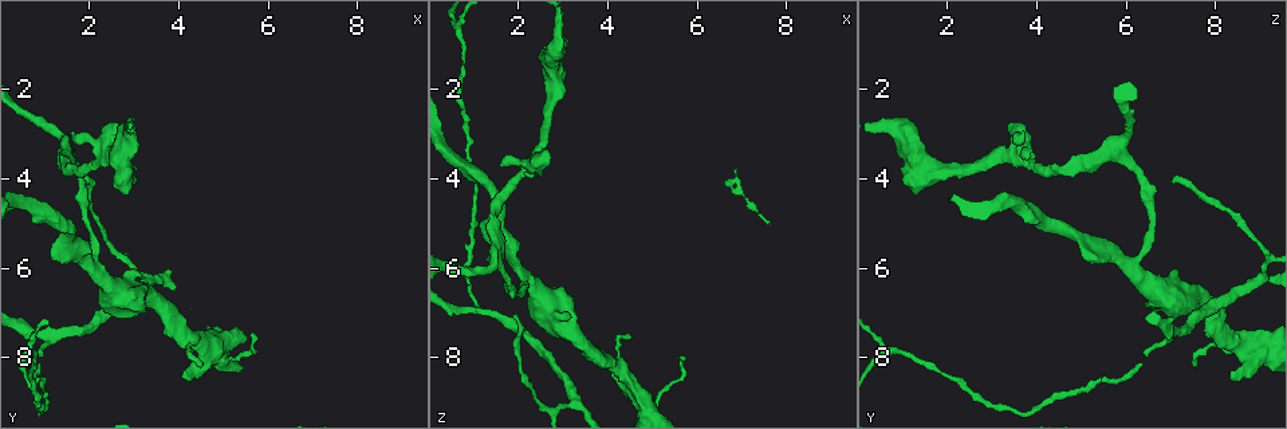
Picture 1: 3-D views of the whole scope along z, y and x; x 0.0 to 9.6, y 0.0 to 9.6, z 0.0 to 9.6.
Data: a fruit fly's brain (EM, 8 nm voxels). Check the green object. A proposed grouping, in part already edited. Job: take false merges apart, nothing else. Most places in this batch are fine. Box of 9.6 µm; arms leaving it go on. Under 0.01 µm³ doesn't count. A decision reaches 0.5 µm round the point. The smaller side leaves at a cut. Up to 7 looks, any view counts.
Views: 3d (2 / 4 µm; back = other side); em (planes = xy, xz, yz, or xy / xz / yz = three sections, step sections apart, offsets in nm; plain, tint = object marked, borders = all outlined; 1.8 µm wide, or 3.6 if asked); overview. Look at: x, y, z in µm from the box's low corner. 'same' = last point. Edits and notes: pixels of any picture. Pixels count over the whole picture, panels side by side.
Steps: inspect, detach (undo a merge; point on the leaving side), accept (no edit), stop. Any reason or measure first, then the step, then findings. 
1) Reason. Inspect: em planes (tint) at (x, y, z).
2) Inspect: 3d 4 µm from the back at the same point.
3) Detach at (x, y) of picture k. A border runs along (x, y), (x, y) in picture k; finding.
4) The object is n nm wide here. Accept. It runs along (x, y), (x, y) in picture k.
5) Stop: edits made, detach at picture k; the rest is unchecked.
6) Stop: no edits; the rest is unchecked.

Inspect: em planes (tint) at (0.60, 7.80, 0.70).

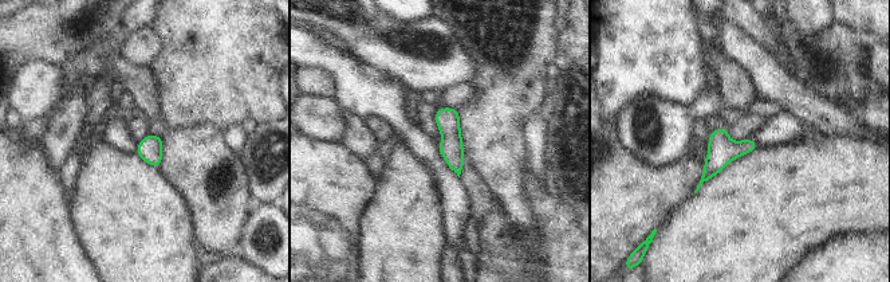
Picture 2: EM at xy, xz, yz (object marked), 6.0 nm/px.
The object is 140 nm wide here. Accept. It runs along (440, 112), (449, 125), (457, 169) in picture 2; all the same cell.

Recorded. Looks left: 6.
Three-way junction. Inspect: em 3.6 µm planes (plain) at (3.30, 6.30, 8.85).

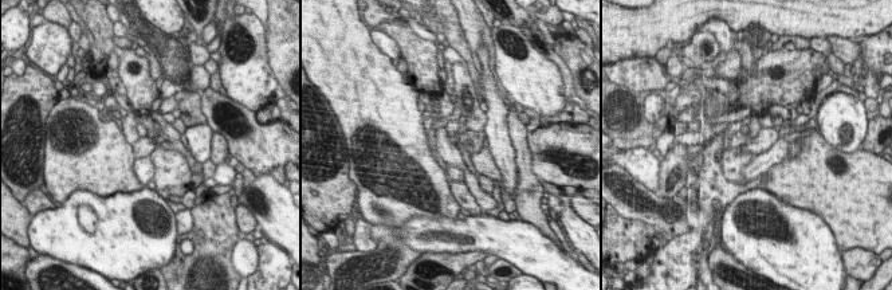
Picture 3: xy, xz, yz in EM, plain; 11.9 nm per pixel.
What lies round it. Inspect: em 3.6 µm planes (borders) at the same point.

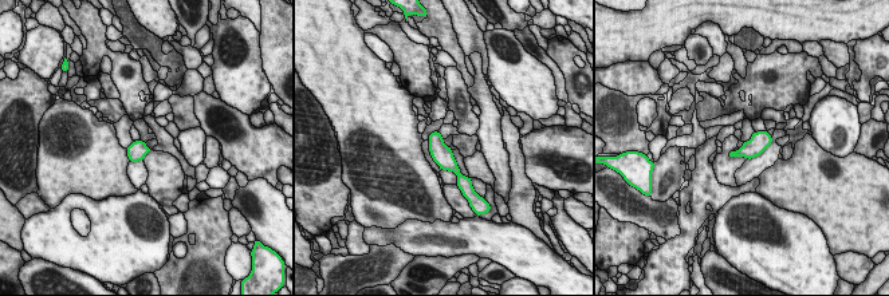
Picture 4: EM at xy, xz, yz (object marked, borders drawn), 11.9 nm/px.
The object is 220 nm wide here. Accept. It runs along (433, 135), (437, 149), (461, 180) in picture 4; all the same cell.

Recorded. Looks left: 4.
Inspect: em 3.6 µm xz step 4 (tint) at (4.85, 7.95, 9.10).

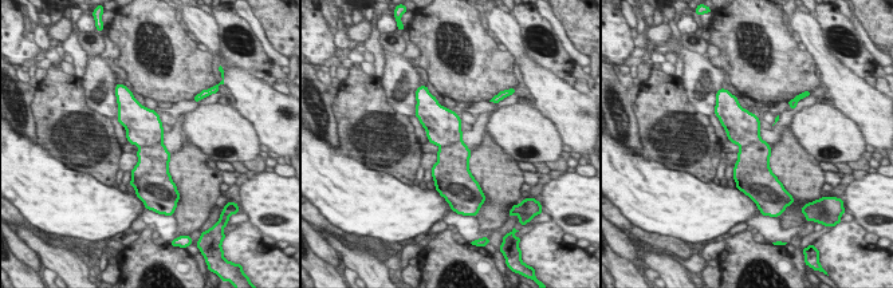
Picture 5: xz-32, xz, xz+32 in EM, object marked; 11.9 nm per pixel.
Inspect: em 3.6 µm planes (borders) at the same point.

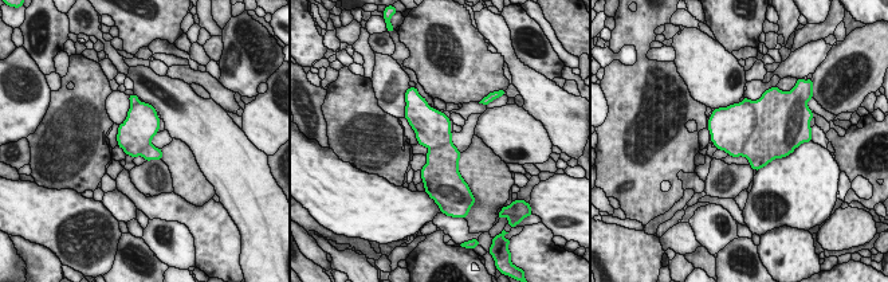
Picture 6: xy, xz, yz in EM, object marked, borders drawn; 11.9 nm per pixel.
Accept. One cell here.

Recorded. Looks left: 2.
Stop: no edits; the rest is unchecked.

